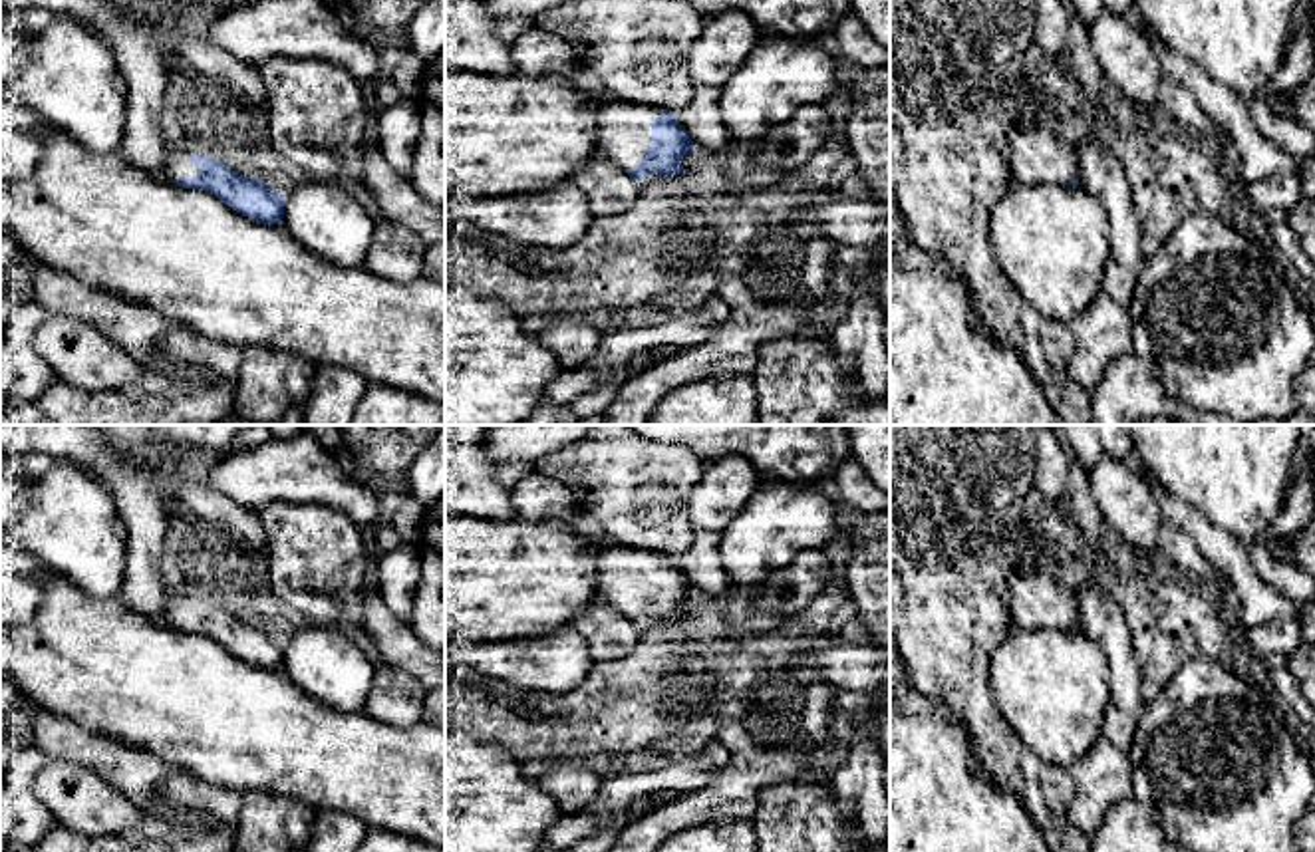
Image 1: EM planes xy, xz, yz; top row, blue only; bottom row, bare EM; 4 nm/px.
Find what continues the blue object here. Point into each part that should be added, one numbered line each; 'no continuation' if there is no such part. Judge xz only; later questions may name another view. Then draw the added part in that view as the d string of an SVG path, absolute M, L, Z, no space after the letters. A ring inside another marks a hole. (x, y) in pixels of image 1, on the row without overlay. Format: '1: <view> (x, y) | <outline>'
1: xz (624, 574) | M602 546L598 550L596 584L602 600L624 616L640 610L642 596L652 592L652 566L661 560L658 550Z

